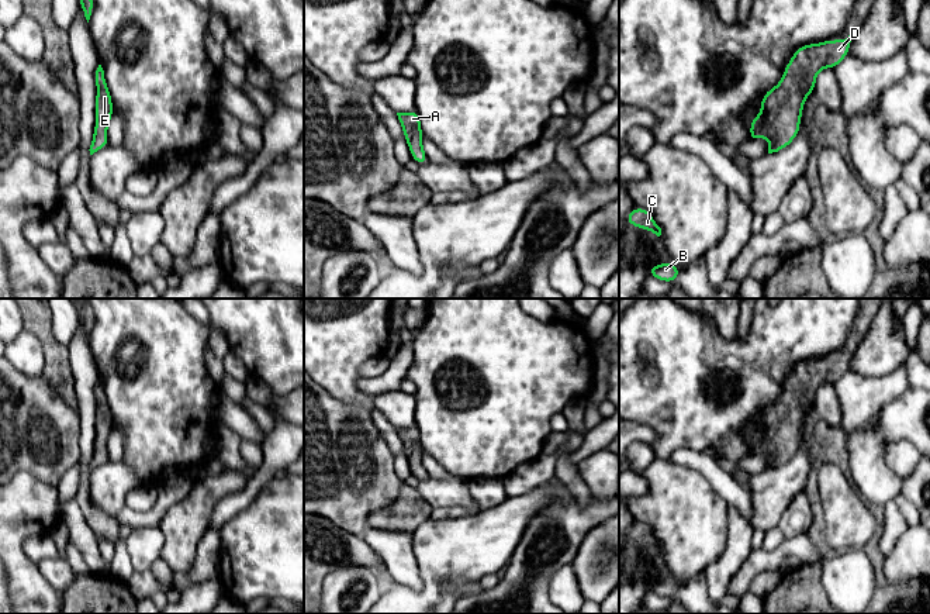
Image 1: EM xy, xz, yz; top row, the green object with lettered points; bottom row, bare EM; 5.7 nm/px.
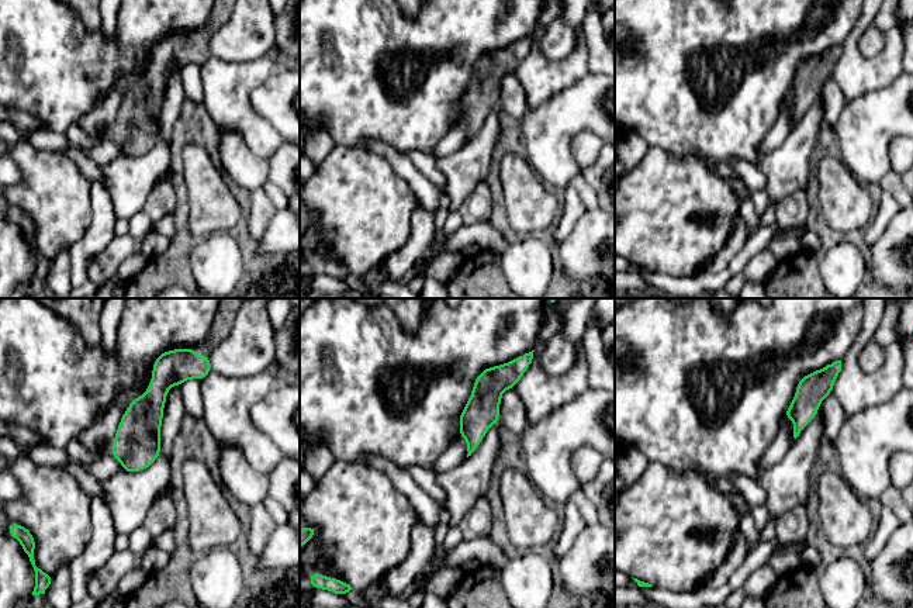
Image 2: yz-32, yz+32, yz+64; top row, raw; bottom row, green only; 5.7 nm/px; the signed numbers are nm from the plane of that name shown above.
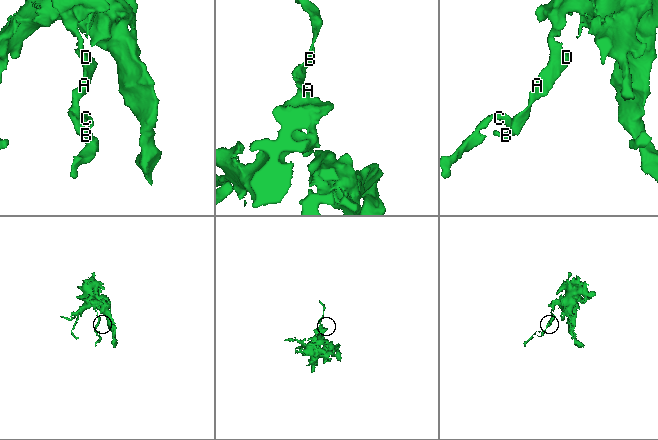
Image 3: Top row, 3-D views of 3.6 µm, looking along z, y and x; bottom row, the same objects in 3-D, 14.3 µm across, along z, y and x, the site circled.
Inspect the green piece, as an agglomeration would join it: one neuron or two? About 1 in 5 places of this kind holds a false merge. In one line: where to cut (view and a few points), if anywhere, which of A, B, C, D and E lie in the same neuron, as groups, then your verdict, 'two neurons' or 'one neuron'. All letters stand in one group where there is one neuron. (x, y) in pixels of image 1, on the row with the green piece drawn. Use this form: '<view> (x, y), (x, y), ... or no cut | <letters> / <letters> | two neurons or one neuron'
no cut | A B C D E | one neuron

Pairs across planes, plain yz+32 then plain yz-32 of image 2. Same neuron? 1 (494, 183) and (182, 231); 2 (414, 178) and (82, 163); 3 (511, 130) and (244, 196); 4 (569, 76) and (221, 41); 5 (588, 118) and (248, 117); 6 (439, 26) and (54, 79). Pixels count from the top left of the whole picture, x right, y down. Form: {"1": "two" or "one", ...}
{"1": "one", "2": "one", "3": "one", "4": "two", "5": "two", "6": "one"}

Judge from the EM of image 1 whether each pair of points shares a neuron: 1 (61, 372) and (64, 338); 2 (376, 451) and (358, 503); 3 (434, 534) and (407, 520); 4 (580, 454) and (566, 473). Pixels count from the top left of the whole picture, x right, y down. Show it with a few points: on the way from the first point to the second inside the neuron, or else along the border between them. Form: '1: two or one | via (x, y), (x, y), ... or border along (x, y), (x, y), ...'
1: two | border along (51, 313), (52, 333), (66, 347)
2: one | via (377, 464), (358, 485), (358, 490)
3: two | border along (429, 517), (411, 533)
4: two | border along (570, 452), (570, 459), (576, 465)

